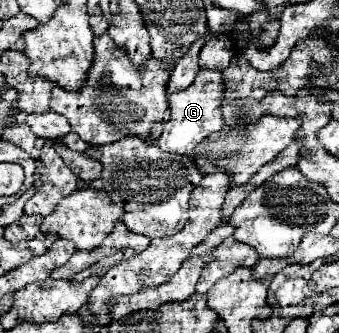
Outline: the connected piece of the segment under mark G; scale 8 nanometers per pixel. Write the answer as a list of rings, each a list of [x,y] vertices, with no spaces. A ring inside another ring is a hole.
[[[201,68],[193,80],[193,84],[187,90],[175,92],[169,96],[169,108],[171,118],[165,124],[165,130],[161,138],[157,140],[159,148],[165,152],[175,152],[183,156],[191,156],[191,150],[205,140],[209,134],[223,128],[221,118],[221,102],[223,102],[223,90],[225,90],[225,78],[219,70],[205,70]]]

